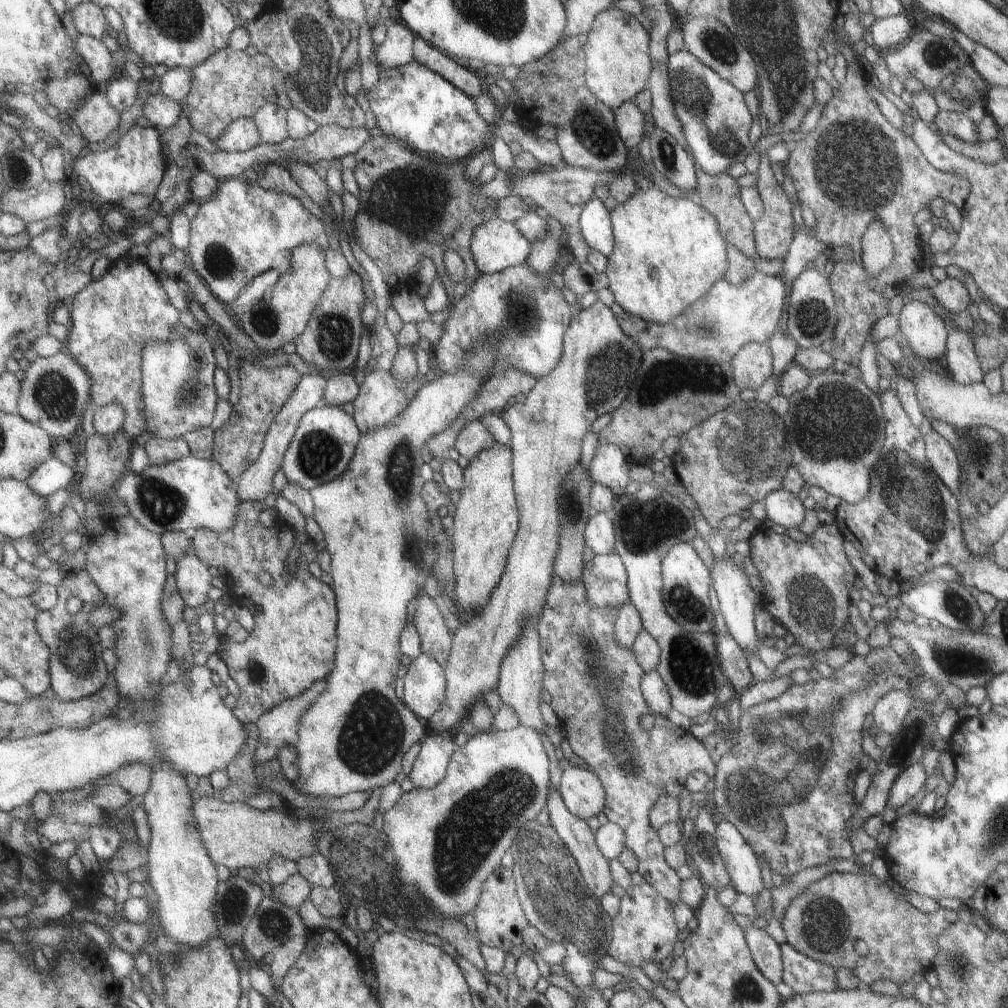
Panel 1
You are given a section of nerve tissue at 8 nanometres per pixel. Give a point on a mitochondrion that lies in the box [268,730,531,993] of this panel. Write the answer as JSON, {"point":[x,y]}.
{"point":[352,856]}

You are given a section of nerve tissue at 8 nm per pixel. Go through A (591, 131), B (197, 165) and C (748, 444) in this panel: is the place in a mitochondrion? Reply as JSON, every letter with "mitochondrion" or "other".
{"A":"mitochondrion","B":"other","C":"mitochondrion"}

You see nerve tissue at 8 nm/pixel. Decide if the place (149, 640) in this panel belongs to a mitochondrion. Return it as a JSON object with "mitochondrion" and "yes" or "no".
{"mitochondrion":"yes"}

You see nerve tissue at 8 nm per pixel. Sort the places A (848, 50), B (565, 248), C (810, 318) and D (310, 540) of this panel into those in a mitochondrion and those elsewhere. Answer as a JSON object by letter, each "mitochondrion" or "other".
{"A":"other","B":"other","C":"mitochondrion","D":"other"}

